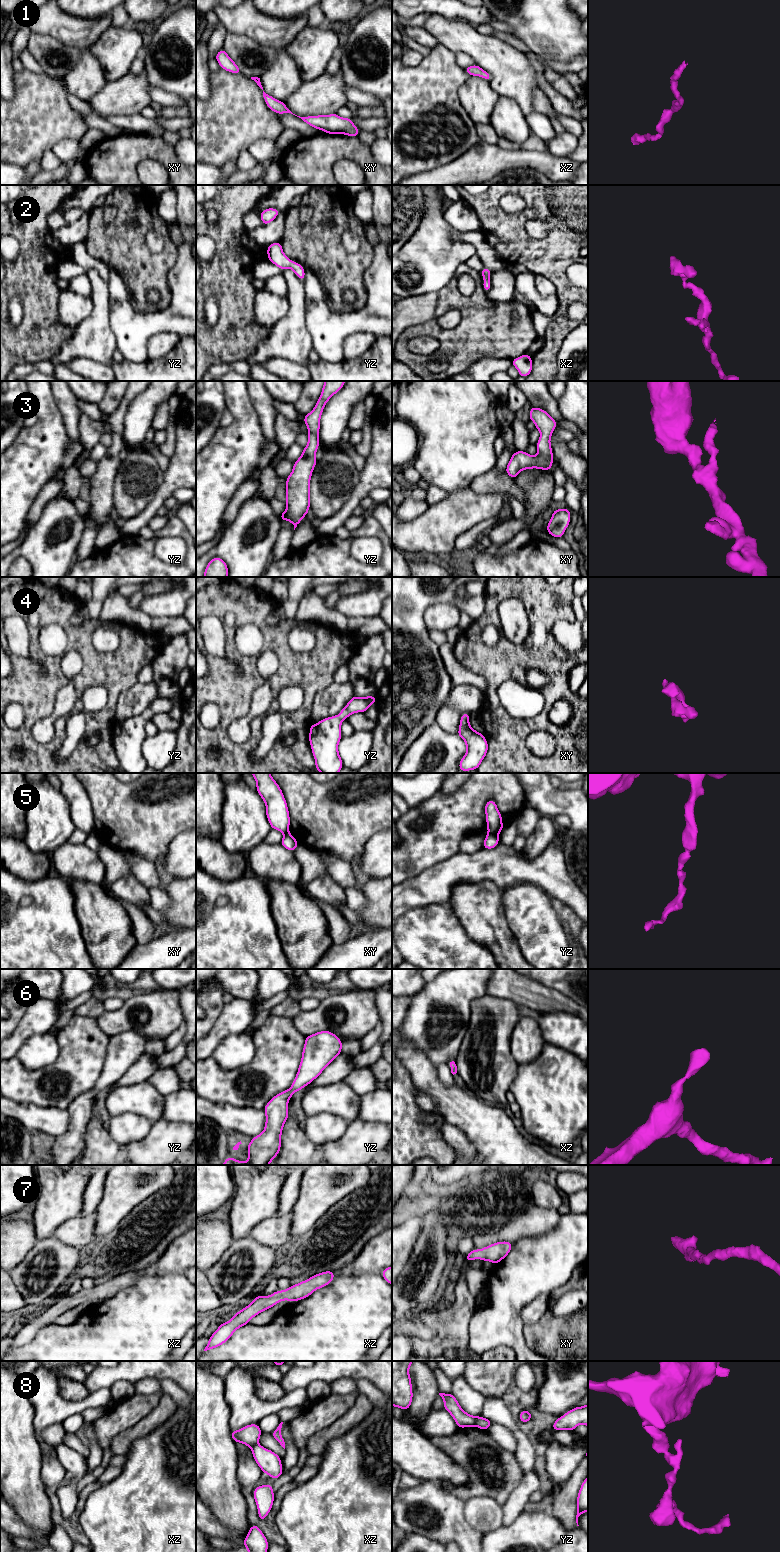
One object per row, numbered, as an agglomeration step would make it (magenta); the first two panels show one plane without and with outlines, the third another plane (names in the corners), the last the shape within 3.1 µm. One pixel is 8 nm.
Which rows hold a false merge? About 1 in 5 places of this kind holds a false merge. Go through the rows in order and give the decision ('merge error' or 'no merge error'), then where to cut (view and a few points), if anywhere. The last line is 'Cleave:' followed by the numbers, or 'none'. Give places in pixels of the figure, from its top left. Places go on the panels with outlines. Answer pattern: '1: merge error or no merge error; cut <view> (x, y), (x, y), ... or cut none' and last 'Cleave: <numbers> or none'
1: no merge error; cut none
2: no merge error; cut none
3: no merge error; cut none
4: no merge error; cut none
5: merge error; cut yz (489, 832), (497, 834)
6: no merge error; cut none
7: no merge error; cut none
8: merge error; cut yz (476, 1417), (474, 1425)
Cleave: 5, 8

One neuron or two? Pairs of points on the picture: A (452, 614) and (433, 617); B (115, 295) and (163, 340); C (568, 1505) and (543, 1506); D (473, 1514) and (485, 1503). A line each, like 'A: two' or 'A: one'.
A: one
B: two
C: two
D: one

